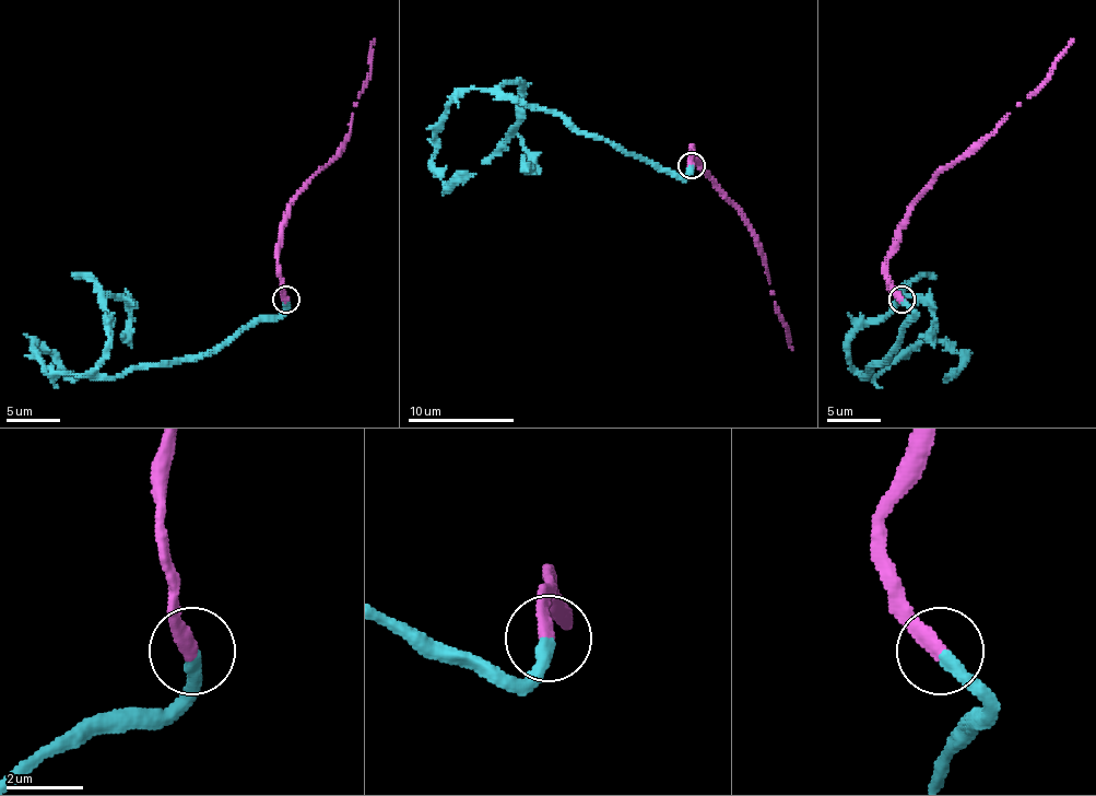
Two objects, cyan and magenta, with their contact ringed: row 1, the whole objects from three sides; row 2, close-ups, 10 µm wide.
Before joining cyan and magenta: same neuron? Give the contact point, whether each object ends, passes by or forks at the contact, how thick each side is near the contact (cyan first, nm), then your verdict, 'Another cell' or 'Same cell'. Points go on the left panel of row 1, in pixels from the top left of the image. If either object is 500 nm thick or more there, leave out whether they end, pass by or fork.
Place: (286, 299). At the ring cyan ends. At the ring magenta ends. Thickness 320 nm (cyan) against 400 nm. Same cell

